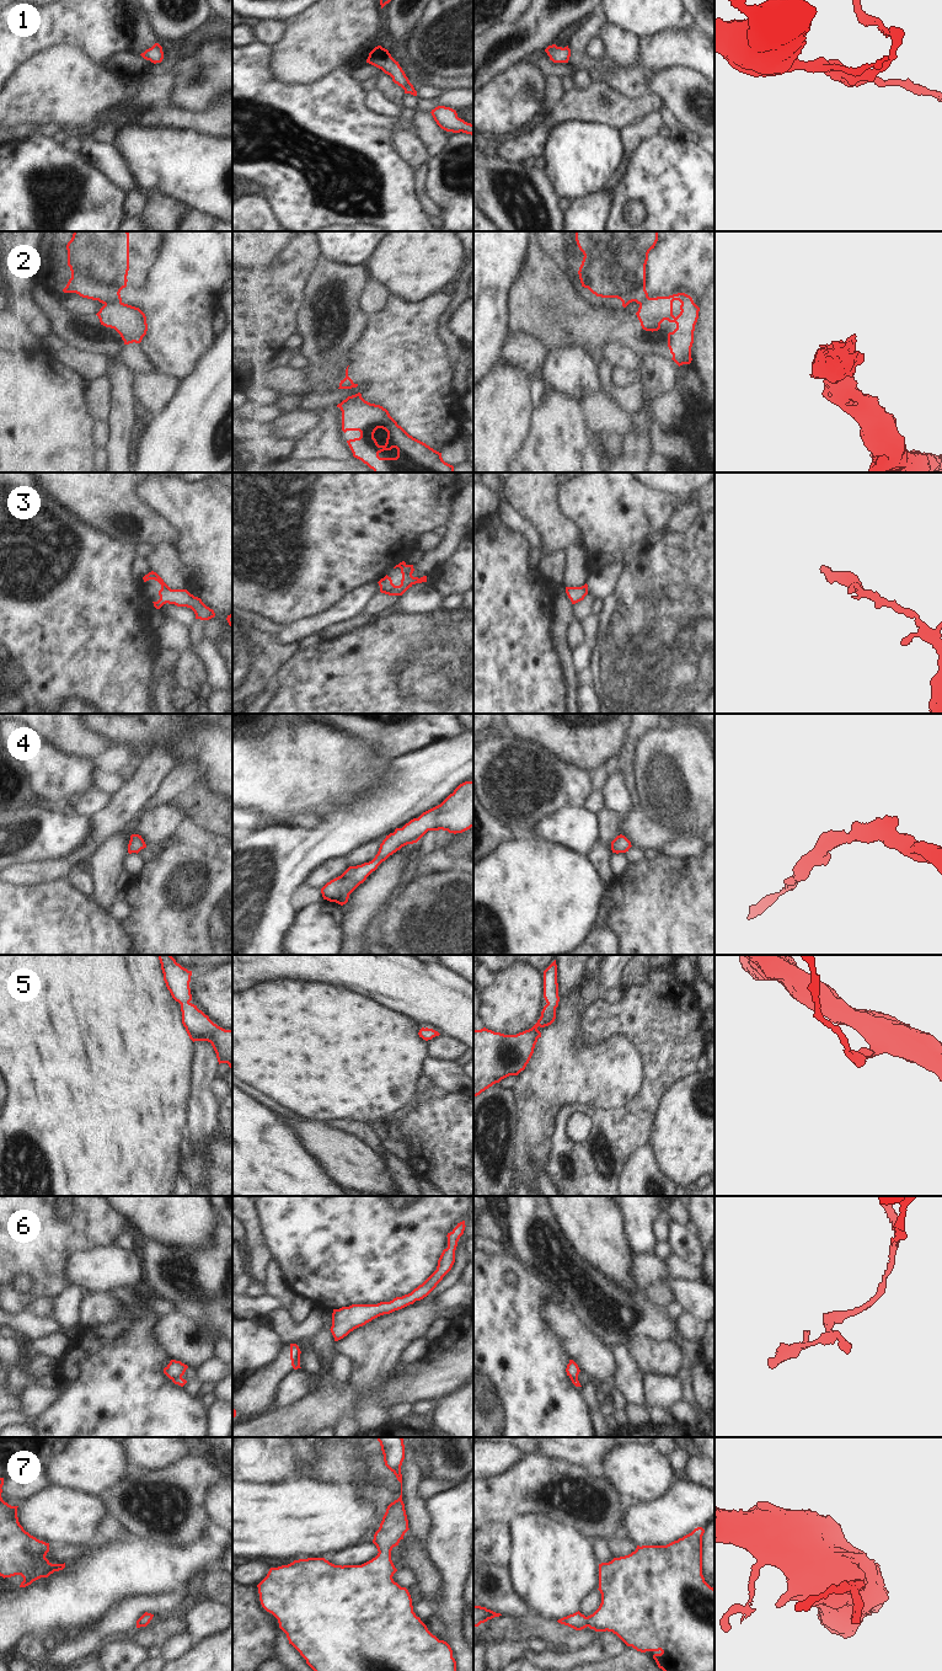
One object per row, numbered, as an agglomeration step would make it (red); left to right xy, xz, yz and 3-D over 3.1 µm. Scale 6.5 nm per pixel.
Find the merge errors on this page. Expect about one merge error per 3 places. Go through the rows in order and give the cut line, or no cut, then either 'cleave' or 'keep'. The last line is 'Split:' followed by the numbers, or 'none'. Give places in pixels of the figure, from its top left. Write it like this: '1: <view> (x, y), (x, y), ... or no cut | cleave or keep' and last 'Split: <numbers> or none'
1: no cut | keep
2: xz (360, 396), (342, 402) | cleave
3: no cut | keep
4: no cut | keep
5: no cut | keep
6: no cut | keep
7: no cut | keep
Split: 2

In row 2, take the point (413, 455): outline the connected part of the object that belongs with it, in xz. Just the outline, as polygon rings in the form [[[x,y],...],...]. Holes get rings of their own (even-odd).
[[[363,397],[349,402],[341,402],[337,407],[342,411],[342,431],[359,431],[360,437],[347,441],[353,457],[366,464],[374,473],[455,473],[454,466],[445,463],[441,453],[434,450],[425,443],[410,436],[397,422],[390,416],[389,411],[380,405],[370,404]],[[378,428],[387,432],[386,443],[379,445],[374,438]],[[397,449],[396,458],[380,458],[384,450]]]

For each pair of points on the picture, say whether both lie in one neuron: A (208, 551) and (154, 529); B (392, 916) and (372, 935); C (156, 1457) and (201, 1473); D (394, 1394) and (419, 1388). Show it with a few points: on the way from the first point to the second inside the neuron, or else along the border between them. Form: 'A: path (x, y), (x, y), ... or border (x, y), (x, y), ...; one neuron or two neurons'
A: border (162, 516), (180, 533), (180, 542), (176, 545); two neurons
B: border (391, 897), (392, 902), (385, 913), (381, 940); two neurons
C: border (187, 1455), (161, 1468), (143, 1469); two neurons
D: path (400, 1388), (413, 1388); one neuron

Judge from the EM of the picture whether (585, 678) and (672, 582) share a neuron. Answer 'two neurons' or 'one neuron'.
two neurons

